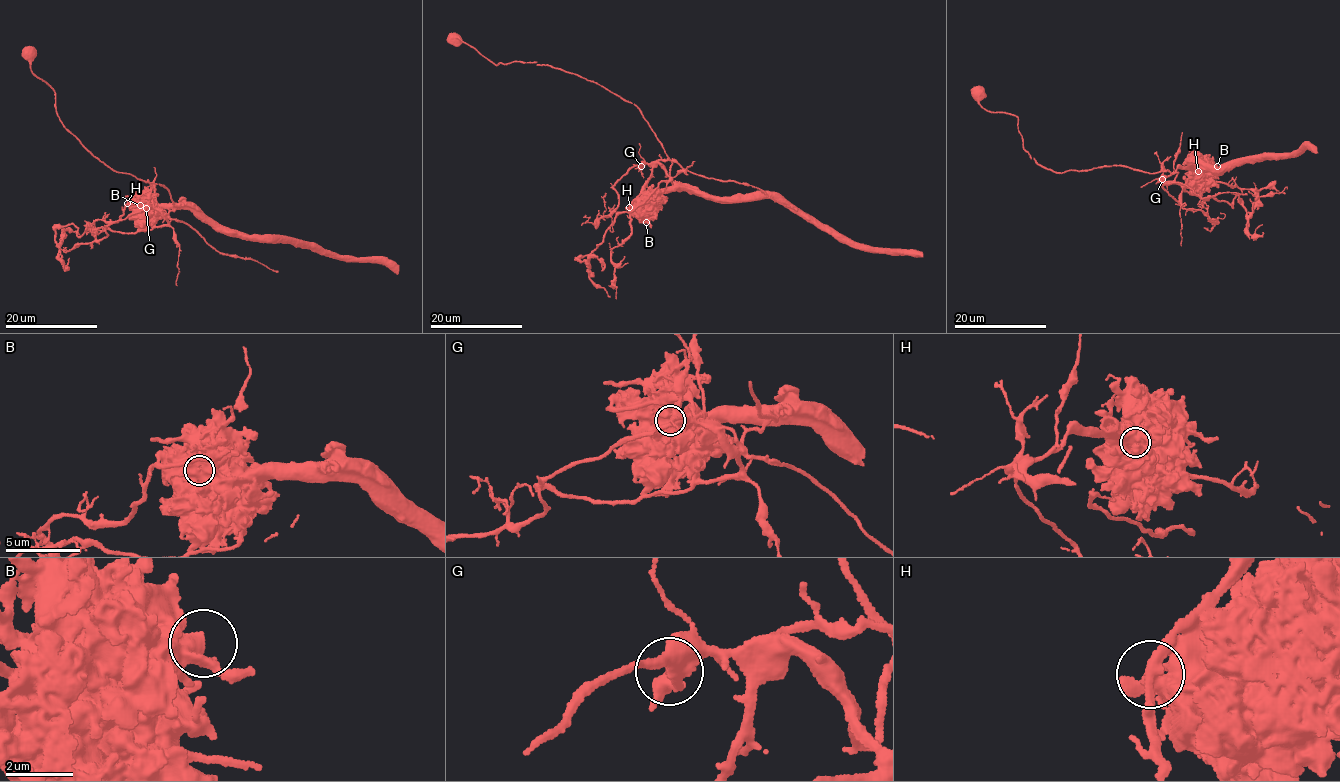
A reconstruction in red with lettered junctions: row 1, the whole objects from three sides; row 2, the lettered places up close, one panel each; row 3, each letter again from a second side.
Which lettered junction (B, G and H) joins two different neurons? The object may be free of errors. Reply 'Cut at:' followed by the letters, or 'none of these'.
Cut at: H

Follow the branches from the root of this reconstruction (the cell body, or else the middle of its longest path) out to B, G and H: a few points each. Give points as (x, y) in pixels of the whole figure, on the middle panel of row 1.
B: (454, 39), (495, 64), (547, 65), (634, 103), (672, 162), (669, 179), (648, 195), (646, 222)
G: (454, 39), (495, 64), (547, 65), (634, 103), (672, 162), (668, 176), (658, 163), (641, 166)
H: (454, 39), (495, 64), (547, 65), (634, 103), (672, 165), (668, 176), (659, 164), (653, 168), (630, 206)

